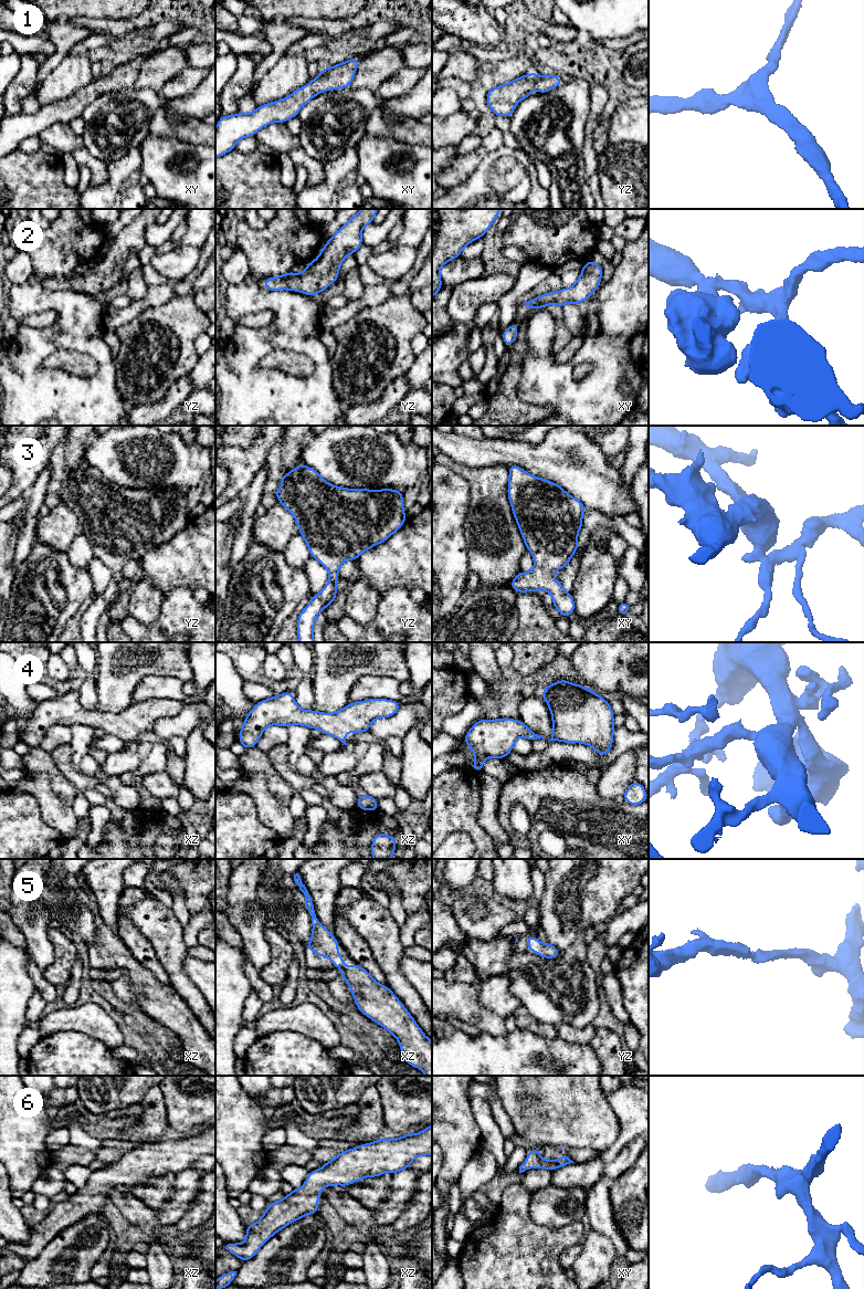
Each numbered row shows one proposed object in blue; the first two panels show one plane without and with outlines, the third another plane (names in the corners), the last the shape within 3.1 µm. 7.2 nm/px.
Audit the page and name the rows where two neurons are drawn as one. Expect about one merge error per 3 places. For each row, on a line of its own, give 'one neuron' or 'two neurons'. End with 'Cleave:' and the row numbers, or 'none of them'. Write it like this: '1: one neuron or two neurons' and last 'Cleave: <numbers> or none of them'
1: one neuron
2: one neuron
3: one neuron
4: one neuron
5: one neuron
6: one neuron
Cleave: none of them

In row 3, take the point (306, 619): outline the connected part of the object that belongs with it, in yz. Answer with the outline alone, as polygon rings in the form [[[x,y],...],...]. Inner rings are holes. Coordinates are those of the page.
[[[301,464],[281,479],[282,488],[274,492],[274,495],[296,520],[299,534],[308,546],[310,556],[317,559],[328,572],[328,584],[323,590],[313,595],[309,604],[301,611],[297,620],[297,632],[299,642],[314,642],[314,623],[318,614],[329,607],[338,595],[336,591],[338,569],[346,559],[357,560],[359,555],[377,544],[384,543],[393,533],[400,530],[407,517],[403,511],[403,492],[392,489],[367,490],[346,489],[335,486],[325,481],[316,470]]]

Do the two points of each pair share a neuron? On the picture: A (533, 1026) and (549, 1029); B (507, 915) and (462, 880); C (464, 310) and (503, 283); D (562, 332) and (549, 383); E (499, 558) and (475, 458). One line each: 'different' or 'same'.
A: same
B: different
C: same
D: different
E: different

